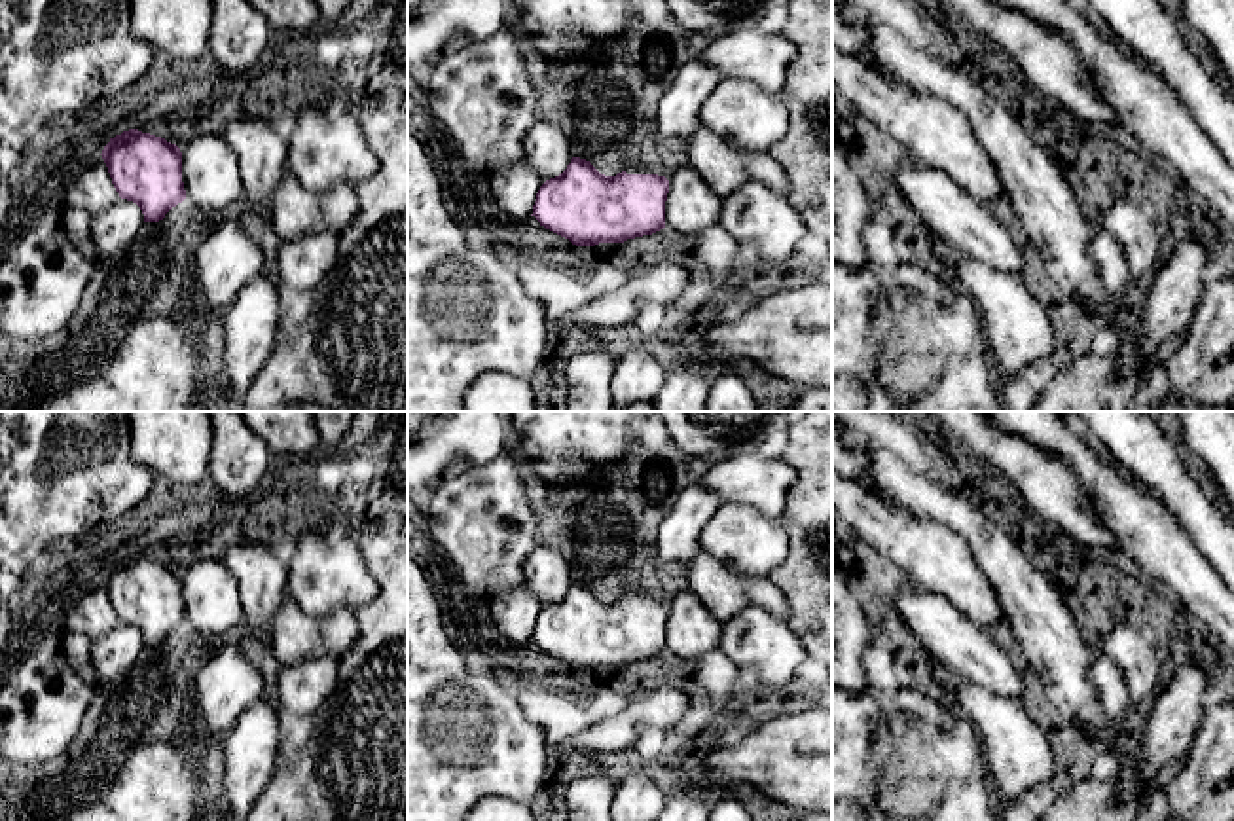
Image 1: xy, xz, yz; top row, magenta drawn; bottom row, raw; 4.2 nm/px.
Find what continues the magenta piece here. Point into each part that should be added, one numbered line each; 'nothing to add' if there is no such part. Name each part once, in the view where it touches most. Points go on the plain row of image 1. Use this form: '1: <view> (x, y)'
1: xz (690, 632)

